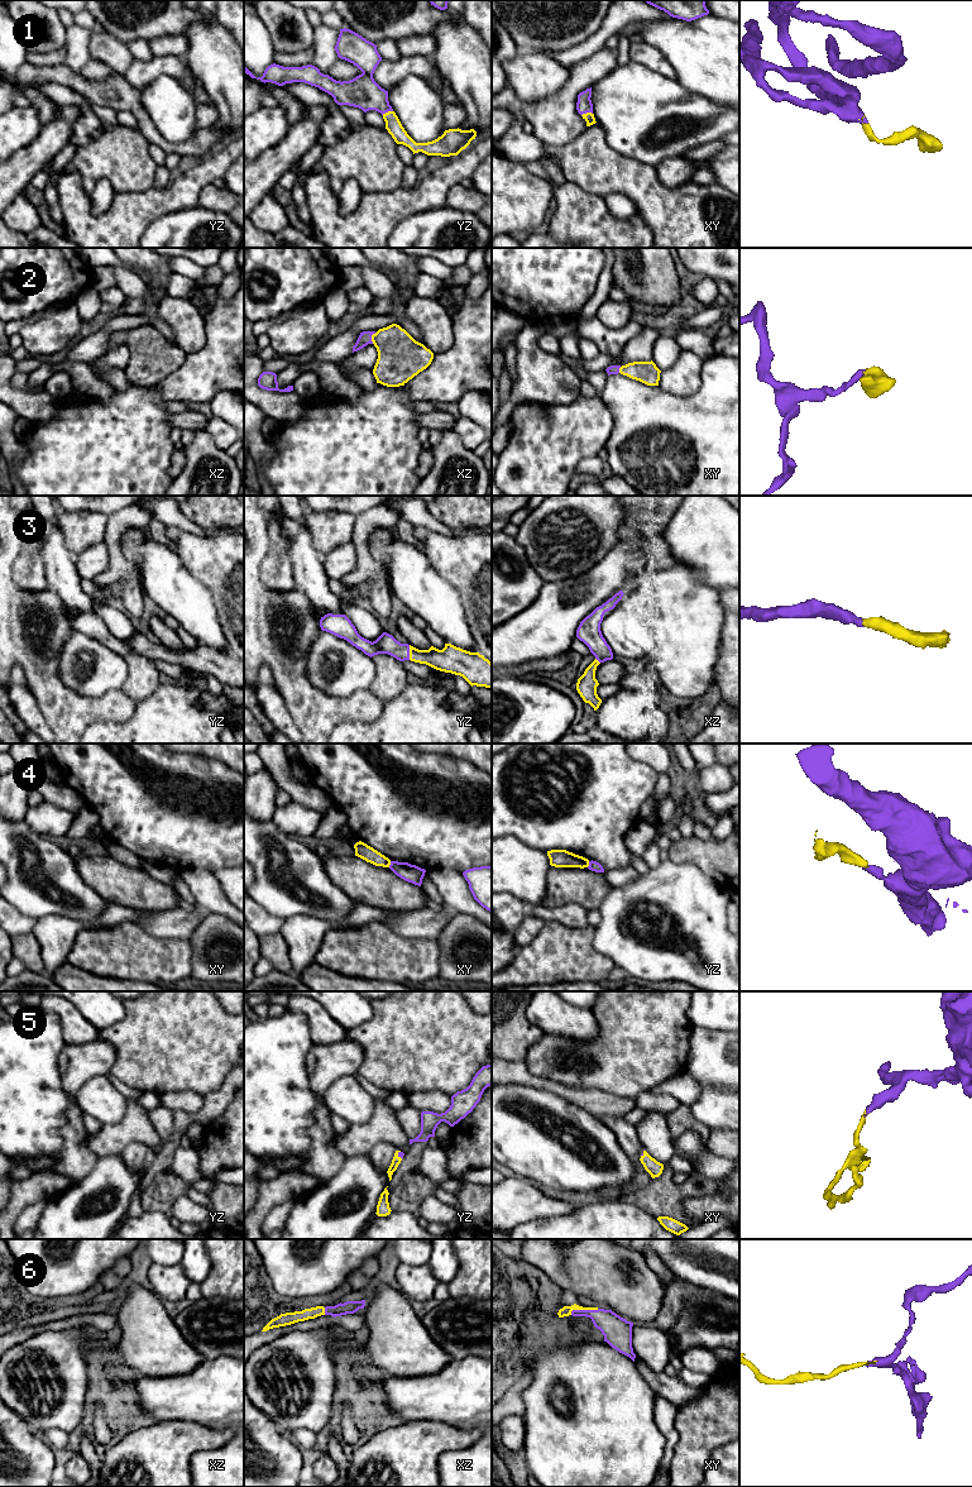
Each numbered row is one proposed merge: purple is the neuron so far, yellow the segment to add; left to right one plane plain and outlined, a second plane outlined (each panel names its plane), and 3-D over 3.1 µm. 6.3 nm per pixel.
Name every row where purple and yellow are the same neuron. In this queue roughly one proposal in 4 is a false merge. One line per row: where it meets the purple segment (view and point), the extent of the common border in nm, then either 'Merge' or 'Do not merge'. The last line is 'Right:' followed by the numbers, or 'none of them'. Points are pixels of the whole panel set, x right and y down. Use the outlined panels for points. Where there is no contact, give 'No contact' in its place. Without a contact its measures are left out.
1: Touches purple at xy (587, 111). Shared border 70 nm. Merge
2: Touches purple at xz (370, 338). Shared border 80 nm. Merge
3: Touches purple at yz (408, 653). Shared border 100 nm. Merge
4: Touches purple at xy (391, 864). Shared border 40 nm. Do not merge
5: Touches purple at yz (398, 1155). Shared border 60 nm. Merge
6: Touches purple at xy (583, 1310). Shared border 190 nm. Merge
Right: 1, 2, 3, 5, 6

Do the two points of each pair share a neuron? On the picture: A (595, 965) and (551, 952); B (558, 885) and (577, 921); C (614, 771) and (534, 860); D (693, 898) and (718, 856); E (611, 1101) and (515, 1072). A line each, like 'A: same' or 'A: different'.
A: same
B: different
C: different
D: different
E: same

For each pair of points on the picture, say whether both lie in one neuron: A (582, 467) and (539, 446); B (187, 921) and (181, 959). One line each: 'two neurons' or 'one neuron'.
A: two neurons
B: two neurons

